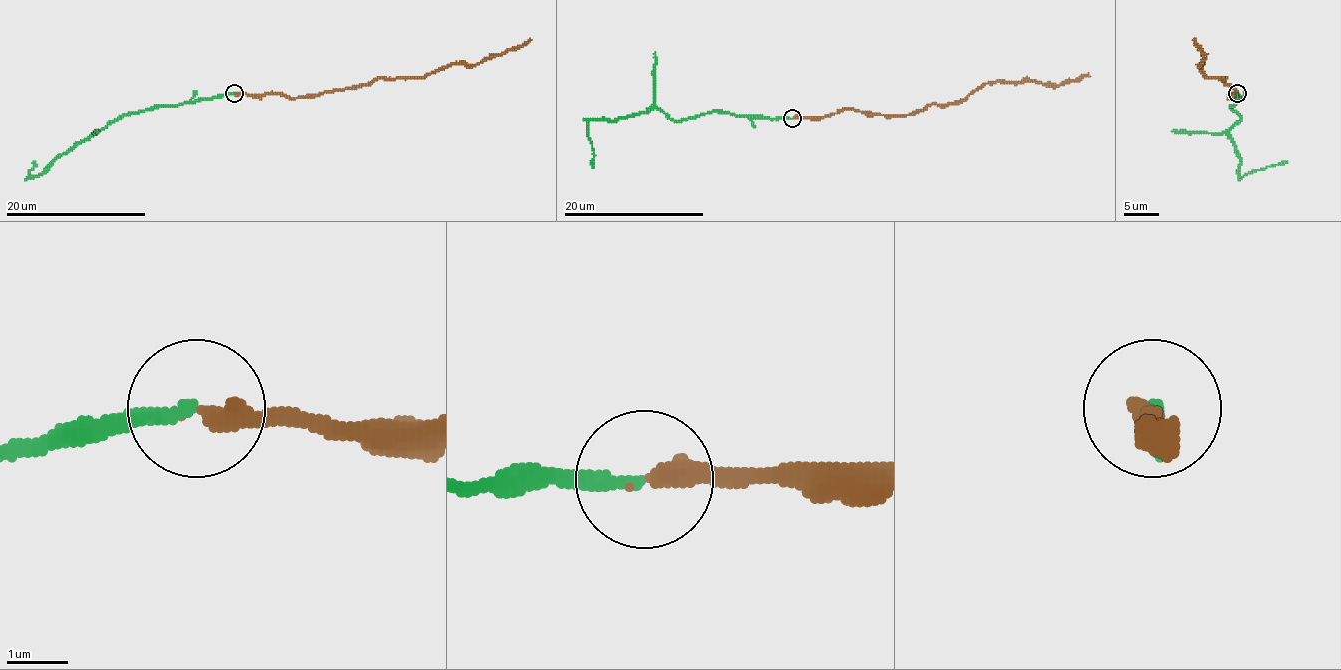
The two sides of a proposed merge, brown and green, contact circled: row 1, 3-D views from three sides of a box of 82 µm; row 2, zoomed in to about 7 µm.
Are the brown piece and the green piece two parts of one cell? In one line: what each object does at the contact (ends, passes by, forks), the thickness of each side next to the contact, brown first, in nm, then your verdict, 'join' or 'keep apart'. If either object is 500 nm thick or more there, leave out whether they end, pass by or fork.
brown ends there; green ends there; 360 nm thick on the brown side, 220 nm on the other; join

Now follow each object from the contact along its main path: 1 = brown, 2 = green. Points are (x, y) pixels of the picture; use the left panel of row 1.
1: (233, 92), (300, 98), (354, 89), (374, 80), (421, 78), (453, 64), (479, 64), (531, 40)
2: (233, 92), (117, 117), (54, 159), (40, 173), (30, 177), (35, 166), (33, 161)

